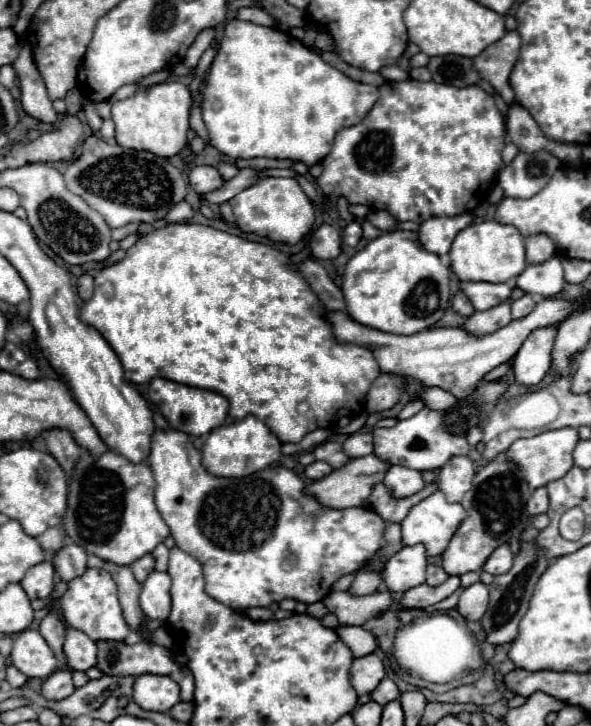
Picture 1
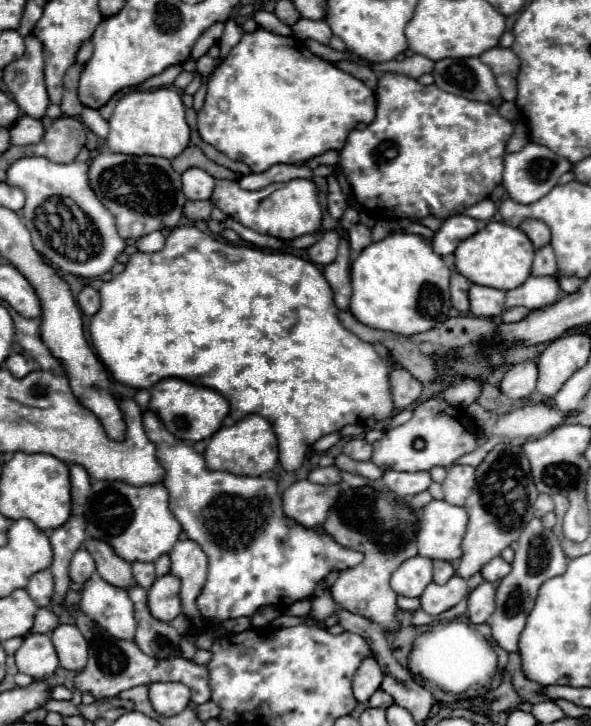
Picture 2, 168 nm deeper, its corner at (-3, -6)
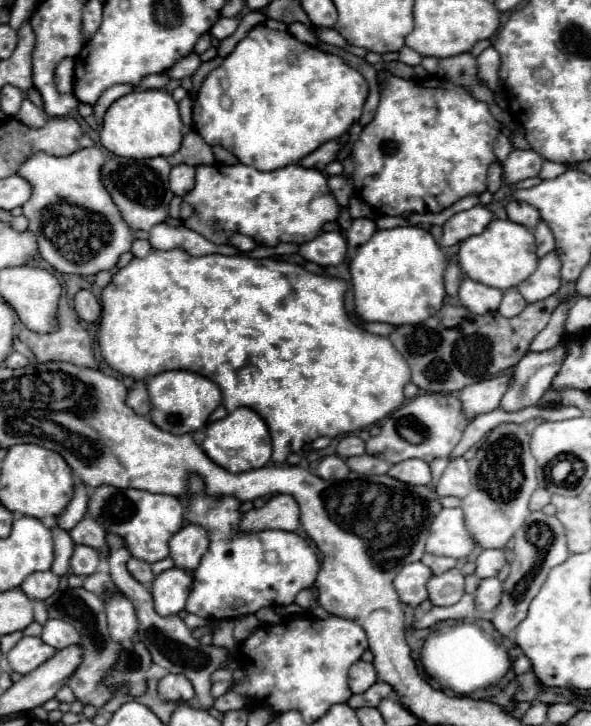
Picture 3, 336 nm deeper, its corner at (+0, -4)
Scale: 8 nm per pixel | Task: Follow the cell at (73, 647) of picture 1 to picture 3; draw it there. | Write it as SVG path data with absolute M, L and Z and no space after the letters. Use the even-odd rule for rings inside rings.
M47 620L47 624L43 626L43 634L41 640L57 650L67 648L71 644L79 642L79 632L65 620Z

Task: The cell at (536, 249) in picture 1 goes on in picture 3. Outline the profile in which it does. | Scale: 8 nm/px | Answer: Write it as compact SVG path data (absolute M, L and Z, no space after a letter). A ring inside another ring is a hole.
M511 200L507 204L507 218L511 222L517 222L517 224L523 224L527 228L535 228L537 222L541 220L537 208L533 208L531 204L525 204L525 202L517 202L517 200Z

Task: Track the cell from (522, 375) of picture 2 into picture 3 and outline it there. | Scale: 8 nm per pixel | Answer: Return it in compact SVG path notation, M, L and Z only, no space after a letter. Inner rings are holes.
M497 376L497 378L489 378L489 380L481 380L477 384L471 384L469 388L463 388L459 392L463 416L467 420L473 420L479 414L495 410L499 406L501 396L509 388L509 382L511 382L509 376Z

